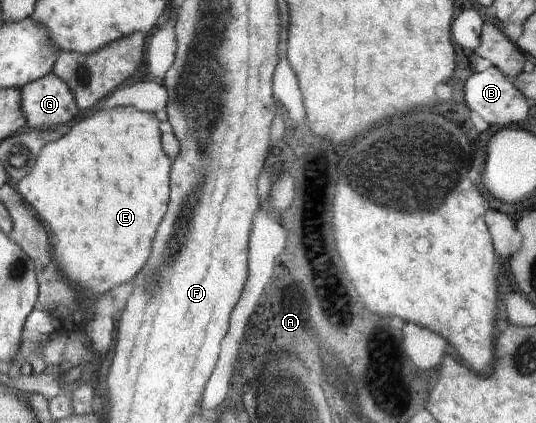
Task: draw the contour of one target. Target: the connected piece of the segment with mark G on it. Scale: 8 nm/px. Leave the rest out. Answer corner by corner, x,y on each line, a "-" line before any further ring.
54,71
21,88
22,105
27,117
27,129
48,130
53,125
63,125
79,113
79,105
66,84

